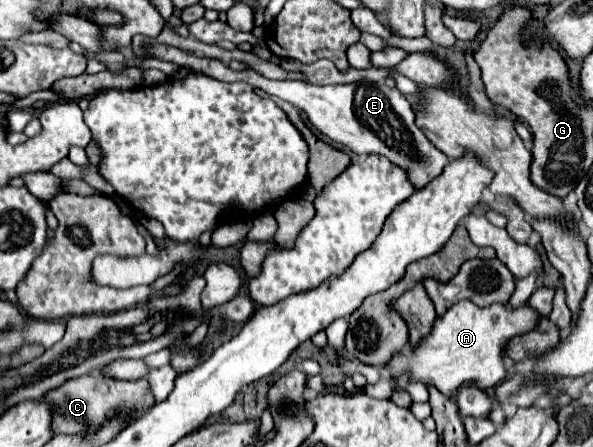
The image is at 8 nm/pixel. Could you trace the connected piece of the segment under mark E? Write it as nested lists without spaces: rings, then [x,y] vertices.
[[[152,44],[148,48],[152,52],[152,58],[158,60],[170,60],[186,68],[200,70],[216,80],[224,82],[236,82],[244,80],[252,84],[254,88],[264,90],[270,96],[278,96],[280,100],[286,100],[306,112],[308,120],[330,140],[344,144],[354,154],[382,154],[394,164],[408,170],[408,176],[414,184],[414,188],[426,186],[430,180],[434,180],[442,168],[448,164],[448,156],[440,152],[420,128],[416,128],[416,114],[412,112],[412,106],[404,98],[404,94],[396,88],[388,88],[384,82],[354,82],[354,84],[336,84],[336,86],[314,86],[298,80],[268,80],[252,70],[232,70],[222,60],[212,60],[194,52],[184,52],[182,48],[172,48],[168,44]]]

